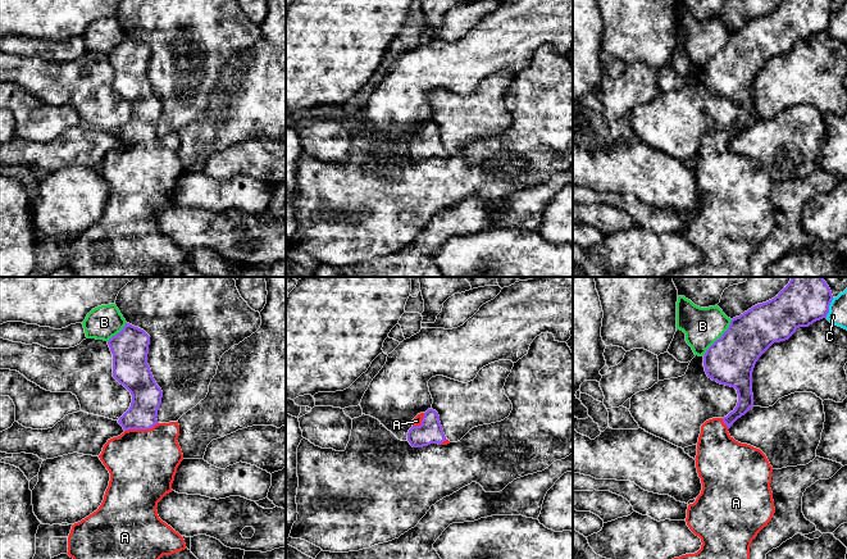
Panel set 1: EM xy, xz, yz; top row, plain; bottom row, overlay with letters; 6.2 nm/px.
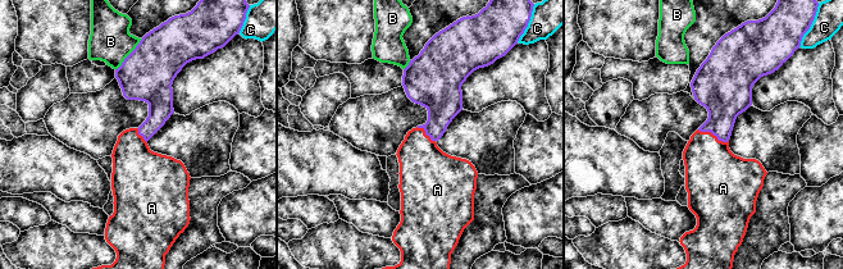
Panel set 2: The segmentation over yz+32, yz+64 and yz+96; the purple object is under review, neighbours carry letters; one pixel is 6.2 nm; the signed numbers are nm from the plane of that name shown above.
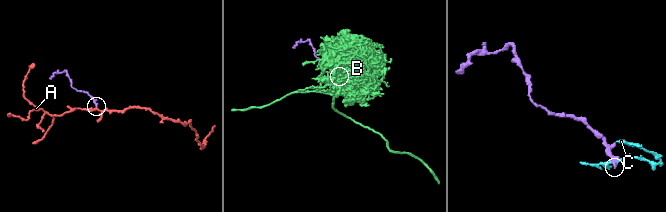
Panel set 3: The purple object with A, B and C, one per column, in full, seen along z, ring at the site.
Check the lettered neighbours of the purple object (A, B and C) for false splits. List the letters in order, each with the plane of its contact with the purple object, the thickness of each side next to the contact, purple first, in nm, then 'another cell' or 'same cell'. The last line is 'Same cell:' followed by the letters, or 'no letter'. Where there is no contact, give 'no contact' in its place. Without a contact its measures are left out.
A: xy | 190/440 nm | same cell
B: yz | 300/240 nm | another cell
C: yz | 260/120 nm | another cell
Same cell: A

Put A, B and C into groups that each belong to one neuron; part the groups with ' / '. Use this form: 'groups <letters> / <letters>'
groups A / B / C

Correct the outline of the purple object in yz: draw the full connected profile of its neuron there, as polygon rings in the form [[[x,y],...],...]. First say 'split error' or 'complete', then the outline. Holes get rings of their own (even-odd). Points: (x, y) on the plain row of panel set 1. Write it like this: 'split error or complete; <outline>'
split error; [[[784,0],[774,12],[757,17],[730,33],[728,42],[703,68],[703,79],[709,91],[737,103],[738,115],[724,131],[712,131],[701,138],[697,155],[696,181],[702,203],[687,222],[687,238],[701,251],[701,262],[669,273],[666,277],[750,277],[750,259],[757,246],[771,233],[775,221],[770,201],[773,179],[766,168],[747,156],[736,154],[728,145],[730,138],[753,121],[752,85],[759,71],[774,56],[788,53],[797,41],[809,40],[826,31],[833,8],[829,0]]]

